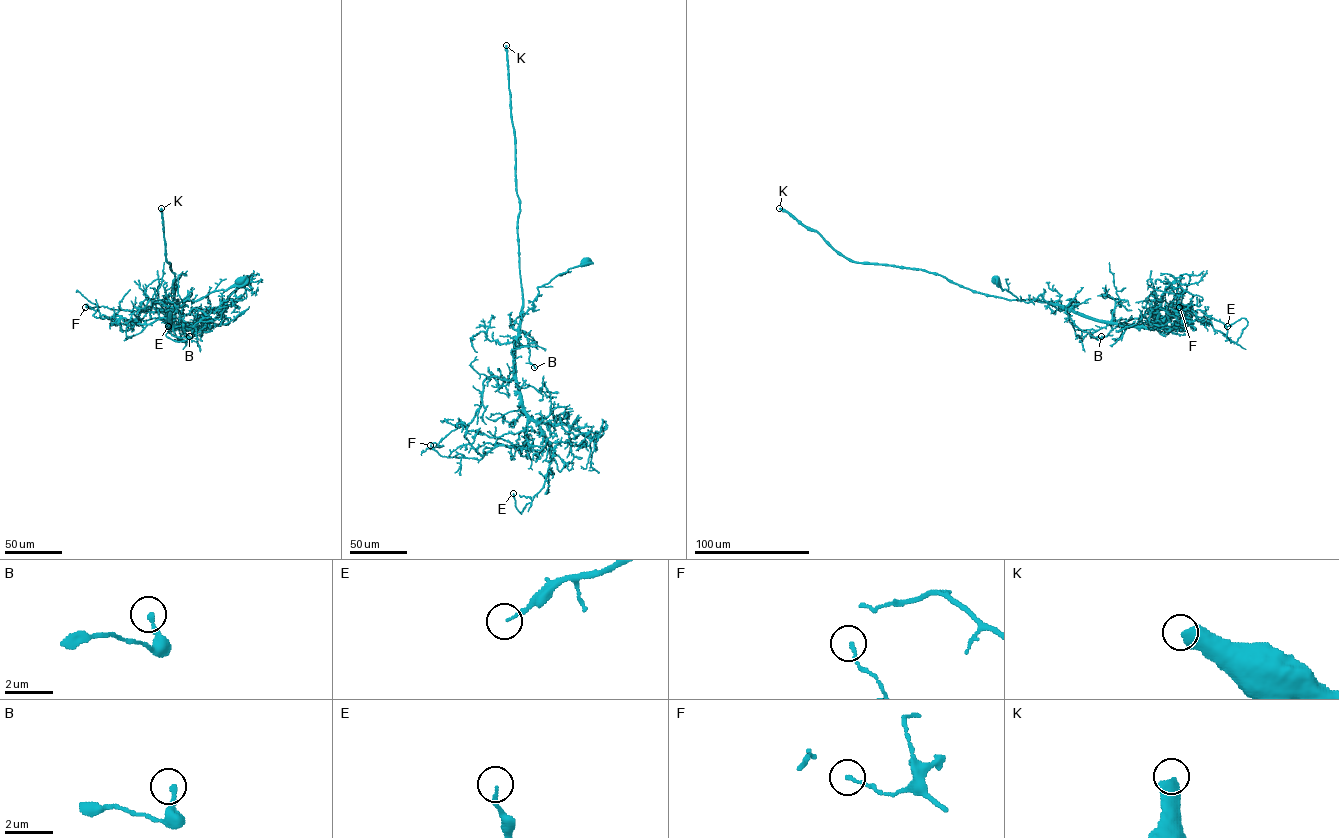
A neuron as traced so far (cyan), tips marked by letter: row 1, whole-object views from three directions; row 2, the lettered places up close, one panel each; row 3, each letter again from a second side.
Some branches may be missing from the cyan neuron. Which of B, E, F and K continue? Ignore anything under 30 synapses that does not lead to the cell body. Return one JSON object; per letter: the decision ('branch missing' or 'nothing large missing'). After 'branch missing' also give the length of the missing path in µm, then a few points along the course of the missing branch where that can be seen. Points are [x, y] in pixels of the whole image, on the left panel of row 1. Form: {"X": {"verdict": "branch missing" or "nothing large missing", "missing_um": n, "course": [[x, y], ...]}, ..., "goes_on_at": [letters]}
{"B": {"verdict": "nothing large missing"}, "E": {"verdict": "nothing large missing"}, "F": {"verdict": "nothing large missing"}, "K": {"verdict": "branch missing", "missing_um": 450, "course": [[161, 208], [197, 142], [266, 124], [290, 101], [286, 29]]}, "goes_on_at": ["K"]}

